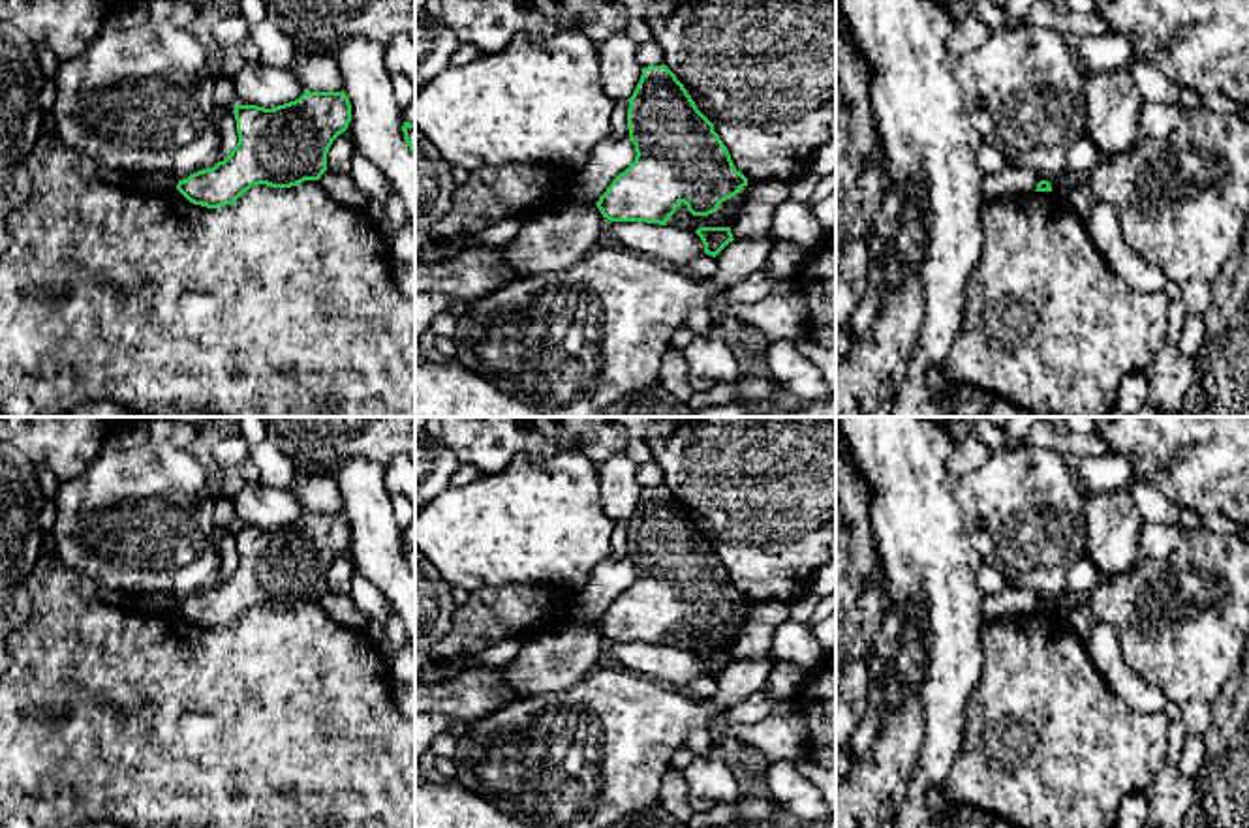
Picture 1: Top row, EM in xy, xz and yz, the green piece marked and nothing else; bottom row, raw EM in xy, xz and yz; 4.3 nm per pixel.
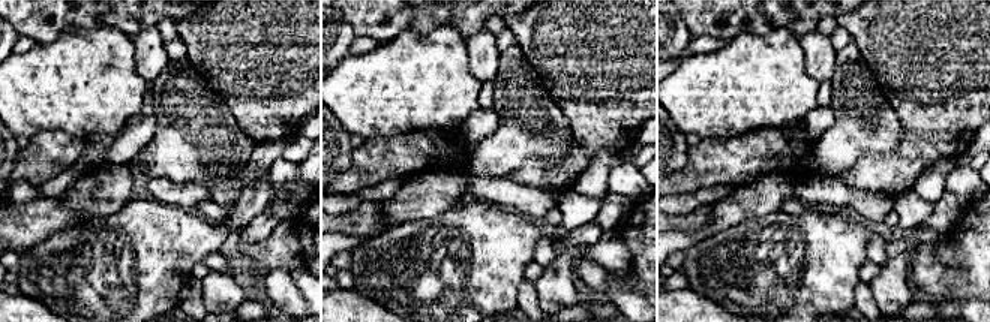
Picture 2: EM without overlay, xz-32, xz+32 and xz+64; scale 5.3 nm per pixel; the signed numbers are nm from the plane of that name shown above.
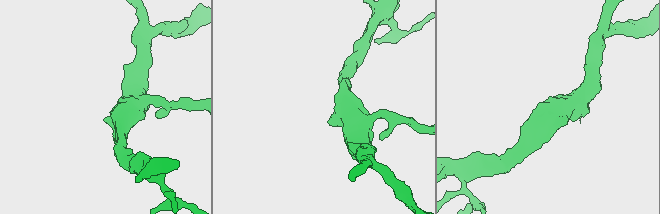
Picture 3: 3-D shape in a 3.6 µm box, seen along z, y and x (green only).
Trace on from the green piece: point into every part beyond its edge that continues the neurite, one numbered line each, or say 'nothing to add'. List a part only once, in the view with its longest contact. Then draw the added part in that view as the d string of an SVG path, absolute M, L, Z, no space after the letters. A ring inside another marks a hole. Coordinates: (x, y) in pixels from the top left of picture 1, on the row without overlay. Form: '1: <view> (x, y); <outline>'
nothing to add

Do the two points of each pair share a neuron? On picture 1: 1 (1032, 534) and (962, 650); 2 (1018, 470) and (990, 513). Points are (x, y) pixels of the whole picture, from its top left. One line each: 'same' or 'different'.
1: different
2: same

